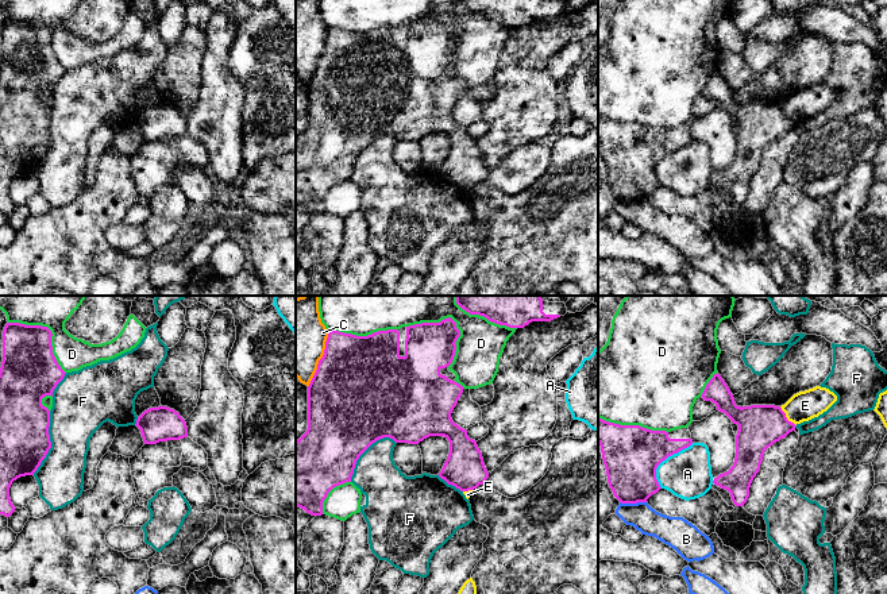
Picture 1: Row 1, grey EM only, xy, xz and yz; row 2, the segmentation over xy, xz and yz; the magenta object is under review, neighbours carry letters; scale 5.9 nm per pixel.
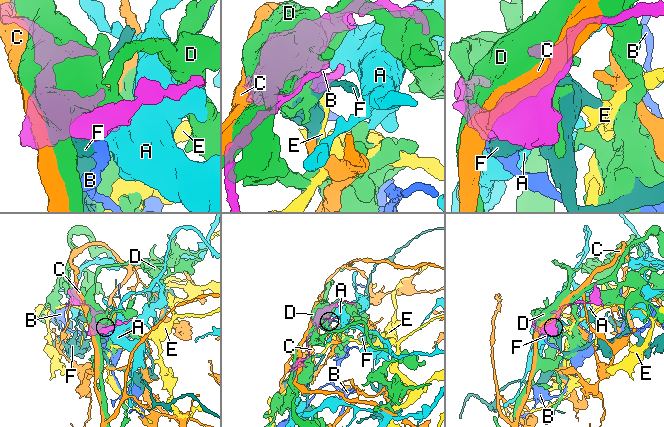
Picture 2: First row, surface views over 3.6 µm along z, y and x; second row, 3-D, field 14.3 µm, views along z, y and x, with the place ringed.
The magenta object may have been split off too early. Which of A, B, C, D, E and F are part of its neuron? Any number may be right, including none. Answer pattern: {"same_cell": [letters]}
{"same_cell": []}

